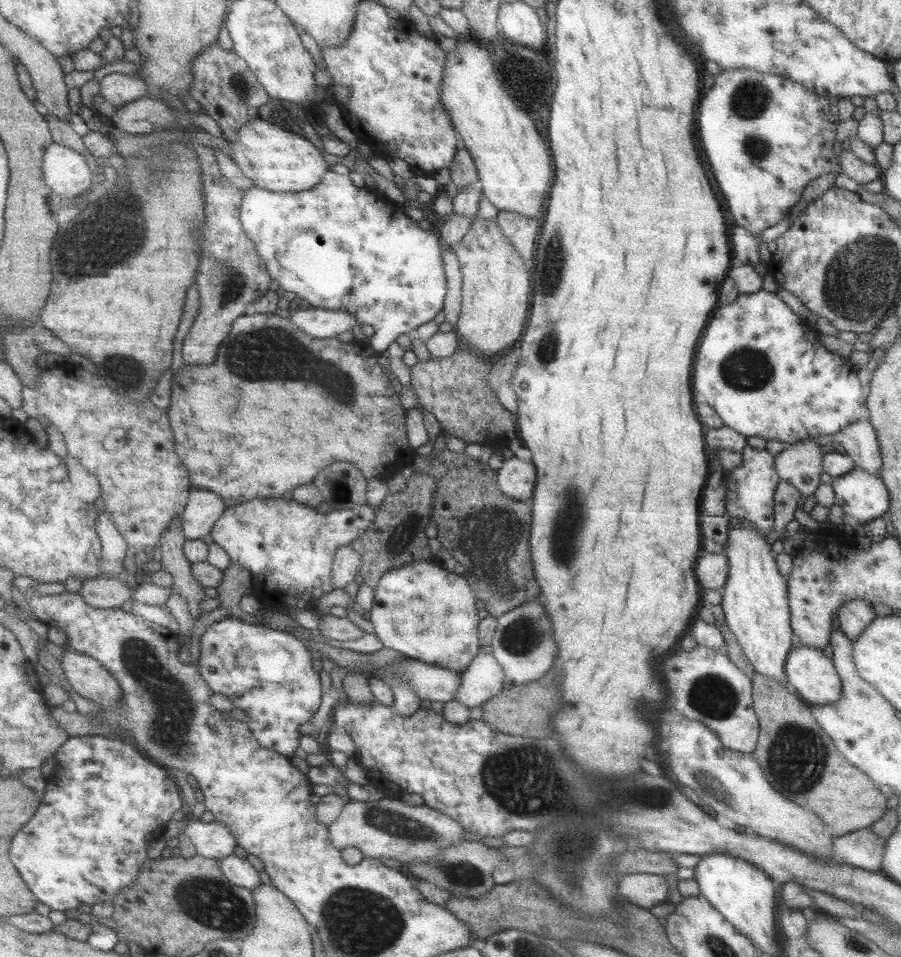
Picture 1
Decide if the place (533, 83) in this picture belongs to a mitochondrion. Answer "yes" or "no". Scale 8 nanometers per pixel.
no

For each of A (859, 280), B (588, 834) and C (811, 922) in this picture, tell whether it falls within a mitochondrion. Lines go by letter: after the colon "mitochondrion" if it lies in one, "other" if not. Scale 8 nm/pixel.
A: mitochondrion
B: mitochondrion
C: other

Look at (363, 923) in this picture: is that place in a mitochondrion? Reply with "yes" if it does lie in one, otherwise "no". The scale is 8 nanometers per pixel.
yes

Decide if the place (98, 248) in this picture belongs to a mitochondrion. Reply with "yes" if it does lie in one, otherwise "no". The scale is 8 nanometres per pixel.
yes

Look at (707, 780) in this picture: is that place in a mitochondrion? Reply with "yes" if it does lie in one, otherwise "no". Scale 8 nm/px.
yes

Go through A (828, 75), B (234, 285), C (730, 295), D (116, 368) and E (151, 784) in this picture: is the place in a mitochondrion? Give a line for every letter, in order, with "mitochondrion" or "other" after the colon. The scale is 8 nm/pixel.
A: other
B: mitochondrion
C: other
D: mitochondrion
E: other

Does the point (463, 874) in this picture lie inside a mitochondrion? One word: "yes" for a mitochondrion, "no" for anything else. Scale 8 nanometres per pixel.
yes

